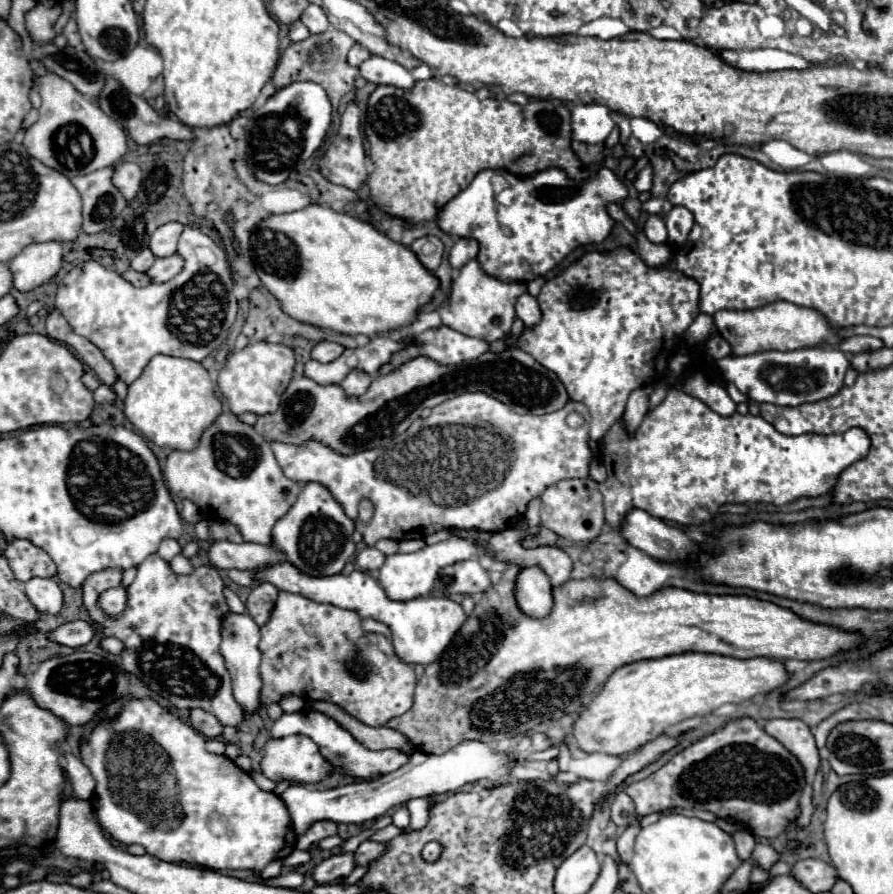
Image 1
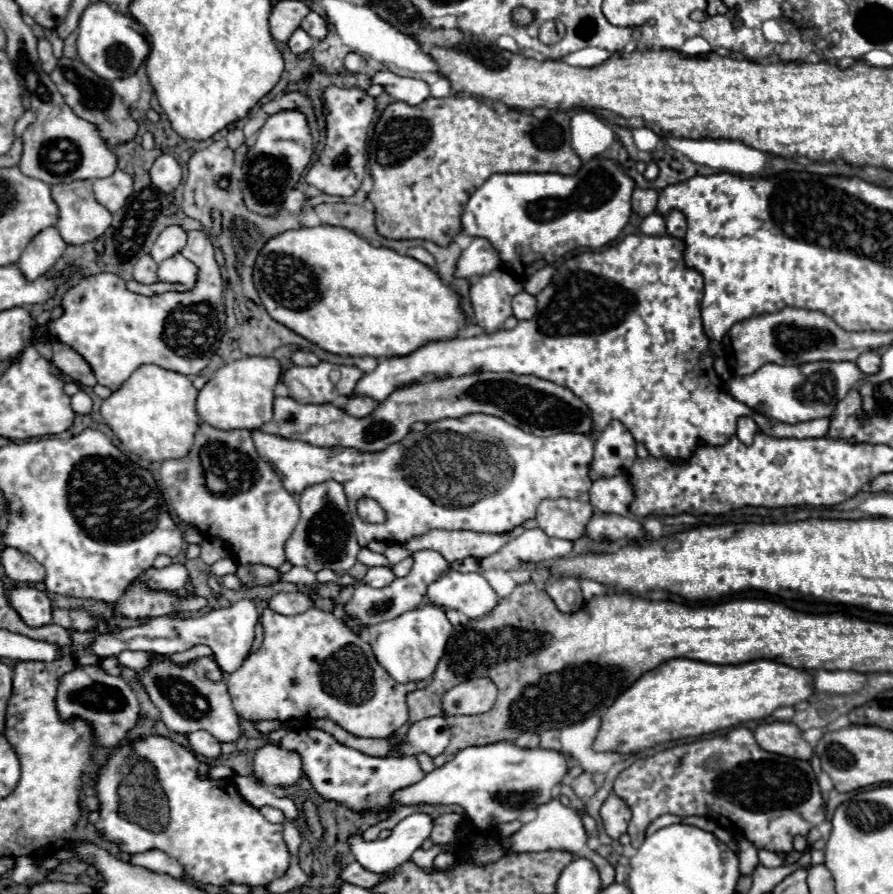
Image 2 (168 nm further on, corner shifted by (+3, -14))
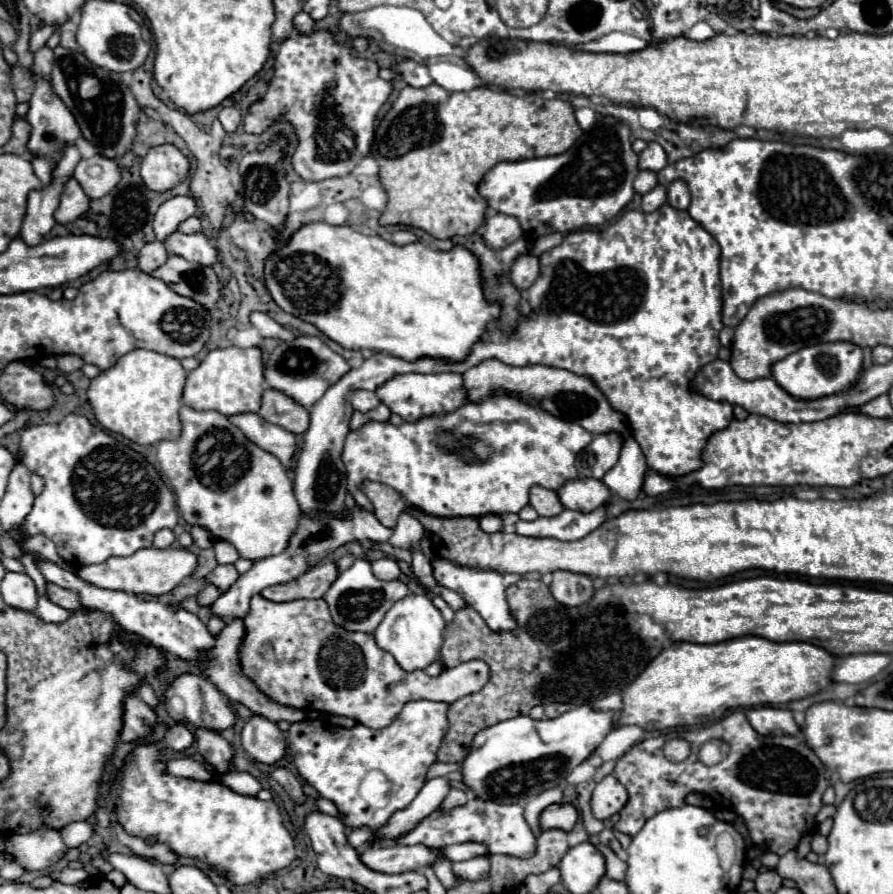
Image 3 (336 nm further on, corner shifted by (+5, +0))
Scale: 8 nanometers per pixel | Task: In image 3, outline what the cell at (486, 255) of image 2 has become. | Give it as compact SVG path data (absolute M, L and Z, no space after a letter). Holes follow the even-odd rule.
M490 213L486 217L486 231L484 231L484 241L488 247L492 249L502 249L510 243L514 243L516 239L520 239L522 227L518 225L516 217L504 215L504 213Z

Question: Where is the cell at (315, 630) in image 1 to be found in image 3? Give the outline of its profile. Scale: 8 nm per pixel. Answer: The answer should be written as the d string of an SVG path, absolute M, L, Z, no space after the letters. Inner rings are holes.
M260 595L250 601L250 611L244 617L246 635L240 647L240 665L248 679L252 679L258 689L272 701L296 707L302 711L322 711L328 715L350 717L372 729L382 729L394 721L408 701L430 699L442 703L454 703L470 693L480 691L488 681L488 665L484 661L466 661L458 667L444 669L442 675L430 677L424 671L404 671L390 653L378 649L374 635L368 633L348 633L346 629L334 625L324 599L296 599L286 603L272 603Z

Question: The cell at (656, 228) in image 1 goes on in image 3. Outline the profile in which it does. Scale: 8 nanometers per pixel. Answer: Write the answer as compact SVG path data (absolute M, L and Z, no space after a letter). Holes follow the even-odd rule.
M656 185L652 191L642 195L642 211L648 211L648 213L656 211L664 203L666 203L666 187L662 185Z

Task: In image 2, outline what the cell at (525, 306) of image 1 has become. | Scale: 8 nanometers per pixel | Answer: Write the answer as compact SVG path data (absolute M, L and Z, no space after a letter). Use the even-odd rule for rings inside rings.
M526 291L518 293L518 295L512 299L512 311L514 311L514 317L516 317L518 321L532 319L532 315L536 313L536 297L528 295Z

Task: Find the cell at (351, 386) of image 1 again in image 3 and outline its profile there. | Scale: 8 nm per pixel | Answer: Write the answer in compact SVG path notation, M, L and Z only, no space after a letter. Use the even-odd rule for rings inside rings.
M358 391L352 397L352 407L360 413L368 413L370 409L376 409L380 405L380 399L374 391Z

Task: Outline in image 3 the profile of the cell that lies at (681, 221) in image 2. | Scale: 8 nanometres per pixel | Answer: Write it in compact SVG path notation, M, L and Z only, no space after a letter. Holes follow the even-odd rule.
M678 179L678 181L672 181L668 185L668 203L676 209L688 209L690 205L690 189L686 185L686 181Z

